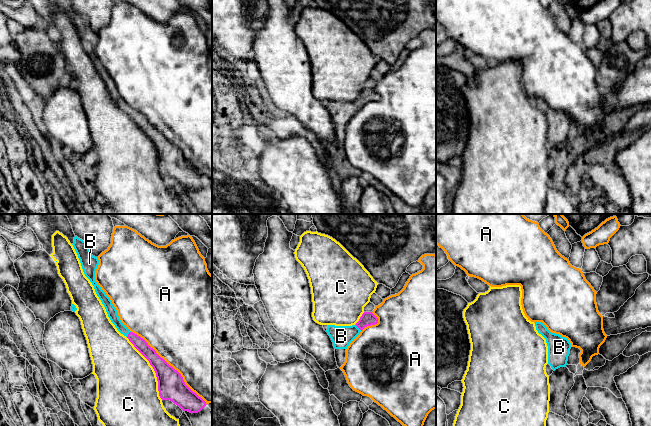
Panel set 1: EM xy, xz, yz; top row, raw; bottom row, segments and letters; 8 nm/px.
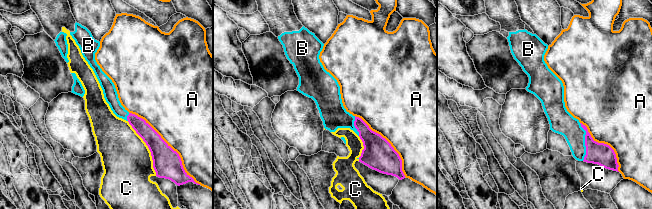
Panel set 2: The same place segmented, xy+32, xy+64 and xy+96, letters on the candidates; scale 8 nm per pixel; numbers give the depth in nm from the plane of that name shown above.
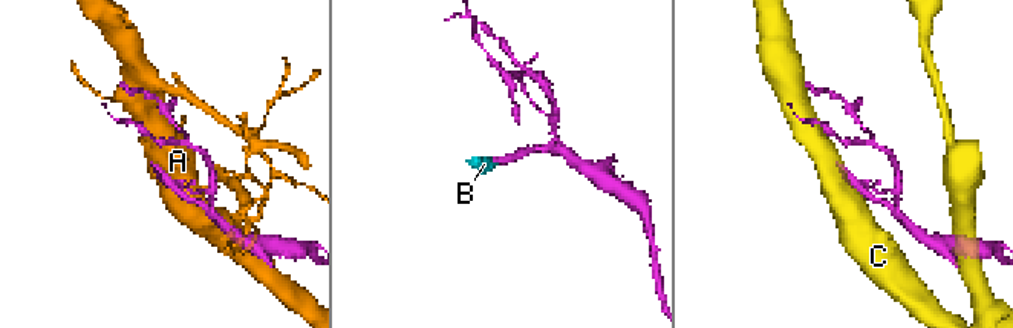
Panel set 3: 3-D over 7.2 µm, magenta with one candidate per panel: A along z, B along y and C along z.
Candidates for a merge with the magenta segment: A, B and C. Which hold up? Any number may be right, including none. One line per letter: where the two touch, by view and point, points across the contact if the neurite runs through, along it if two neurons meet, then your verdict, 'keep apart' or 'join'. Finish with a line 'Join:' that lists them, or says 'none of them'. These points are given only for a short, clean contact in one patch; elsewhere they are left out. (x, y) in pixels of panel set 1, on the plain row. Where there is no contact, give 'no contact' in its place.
A: contact xy (171, 142); keep apart
B: contact xz (358, 103); way xz (368, 94), (358, 103), (352, 108), (341, 112); join
C: contact xy (153, 144); keep apart
Join: B

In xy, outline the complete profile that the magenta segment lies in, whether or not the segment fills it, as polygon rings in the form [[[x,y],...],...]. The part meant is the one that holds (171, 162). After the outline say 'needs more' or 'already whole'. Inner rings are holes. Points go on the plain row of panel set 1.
[[[27,0],[27,3],[34,7],[39,18],[43,21],[43,25],[49,31],[53,29],[52,11],[56,7],[59,7],[68,14],[78,31],[85,52],[94,62],[95,68],[104,81],[111,98],[121,110],[129,115],[153,143],[158,157],[160,174],[172,177],[183,187],[190,189],[200,188],[207,181],[206,178],[185,160],[181,150],[161,134],[143,114],[131,108],[121,98],[112,77],[95,57],[95,48],[99,41],[98,33],[93,32],[88,20],[74,10],[72,1]]]; needs more

